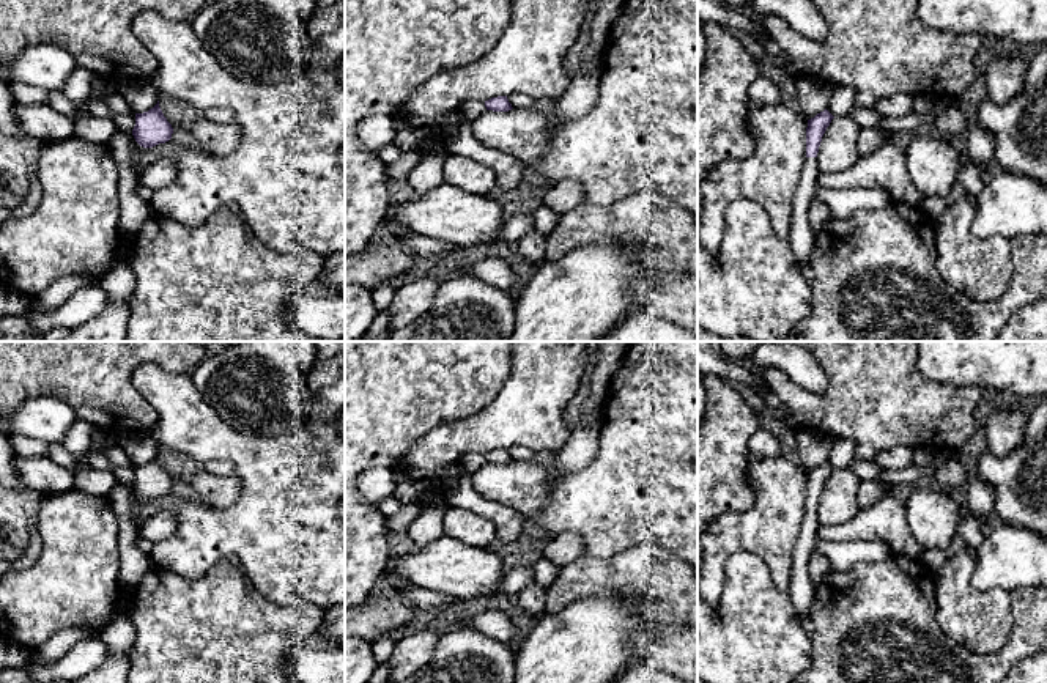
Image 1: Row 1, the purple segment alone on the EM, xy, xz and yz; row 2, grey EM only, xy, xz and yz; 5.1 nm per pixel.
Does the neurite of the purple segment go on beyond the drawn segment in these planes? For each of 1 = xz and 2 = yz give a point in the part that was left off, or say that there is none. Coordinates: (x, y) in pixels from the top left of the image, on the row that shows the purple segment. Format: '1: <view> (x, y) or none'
1: none
2: yz (802, 238)

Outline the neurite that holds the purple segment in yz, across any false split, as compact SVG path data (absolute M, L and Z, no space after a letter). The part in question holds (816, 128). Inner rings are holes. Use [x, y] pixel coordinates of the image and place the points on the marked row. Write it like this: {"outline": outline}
{"outline": "M825 109L814 118L808 120L806 127L806 164L794 197L794 211L790 220L789 244L795 260L801 266L808 266L812 258L816 233L809 223L809 205L817 187L820 173L817 153L822 137L834 116Z"}

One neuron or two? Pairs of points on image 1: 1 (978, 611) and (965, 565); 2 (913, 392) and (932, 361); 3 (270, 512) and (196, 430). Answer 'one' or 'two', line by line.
1: one
2: two
3: one

